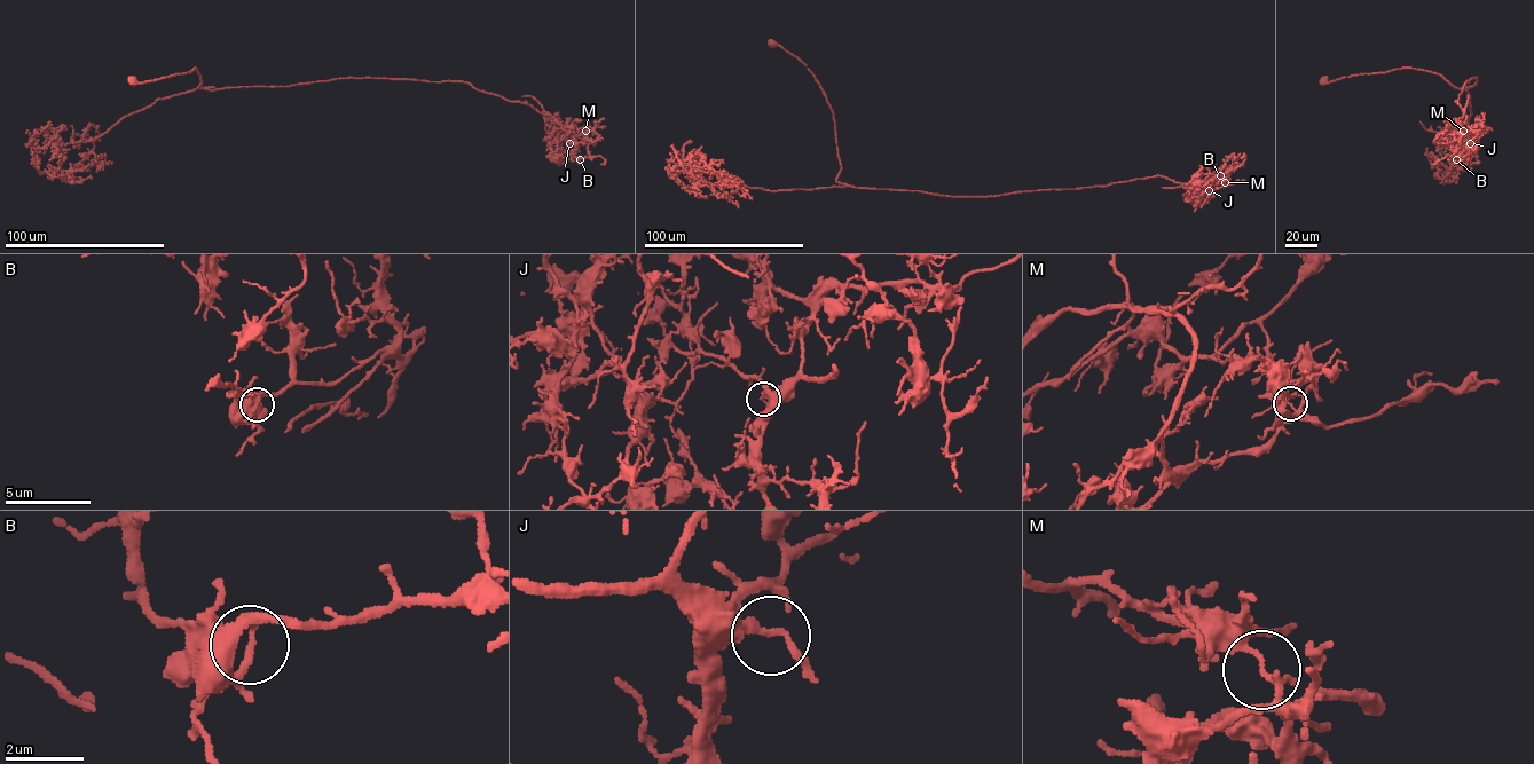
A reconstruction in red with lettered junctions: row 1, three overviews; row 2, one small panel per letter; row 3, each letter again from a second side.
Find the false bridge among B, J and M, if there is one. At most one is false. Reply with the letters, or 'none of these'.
M

